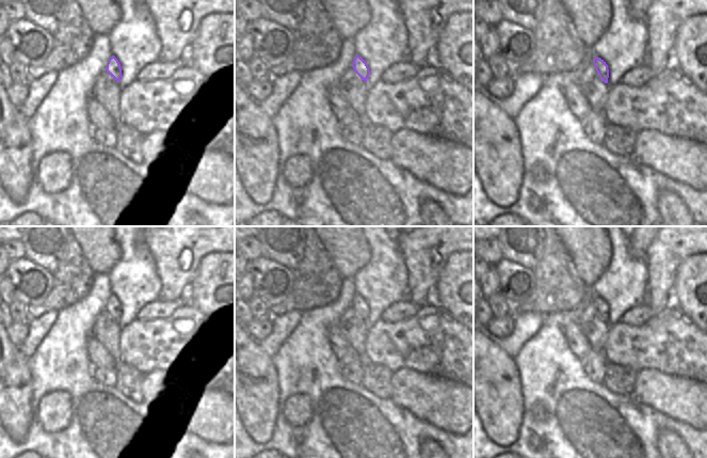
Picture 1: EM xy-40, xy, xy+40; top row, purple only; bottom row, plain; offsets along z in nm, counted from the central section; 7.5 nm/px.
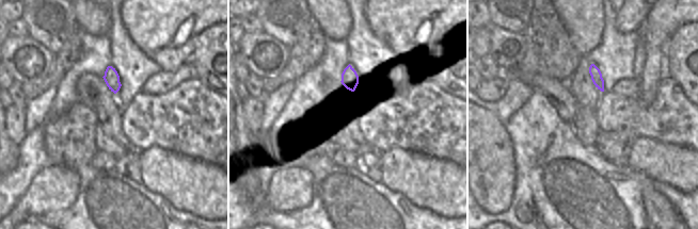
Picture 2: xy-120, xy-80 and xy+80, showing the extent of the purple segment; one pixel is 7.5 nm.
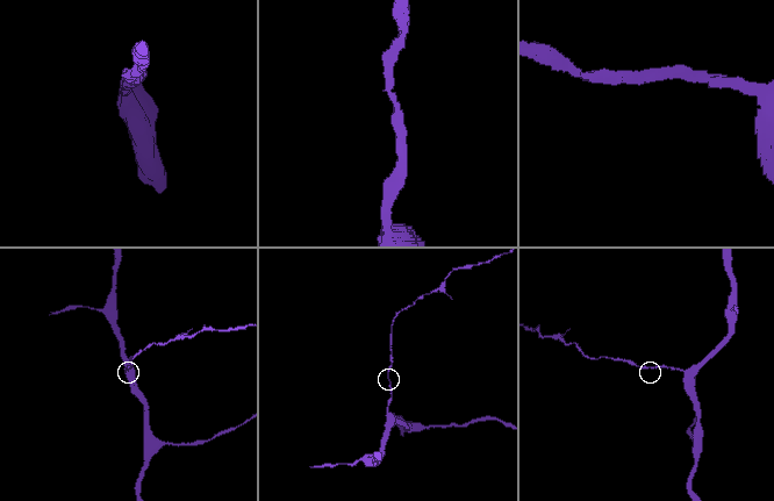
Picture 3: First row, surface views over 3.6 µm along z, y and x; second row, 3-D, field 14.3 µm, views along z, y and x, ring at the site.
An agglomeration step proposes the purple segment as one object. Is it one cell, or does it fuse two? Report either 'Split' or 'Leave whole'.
Leave whole.

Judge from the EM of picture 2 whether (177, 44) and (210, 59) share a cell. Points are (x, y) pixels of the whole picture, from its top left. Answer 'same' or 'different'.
different

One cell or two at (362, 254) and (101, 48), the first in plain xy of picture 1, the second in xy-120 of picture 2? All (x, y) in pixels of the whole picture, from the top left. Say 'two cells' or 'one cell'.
two cells

